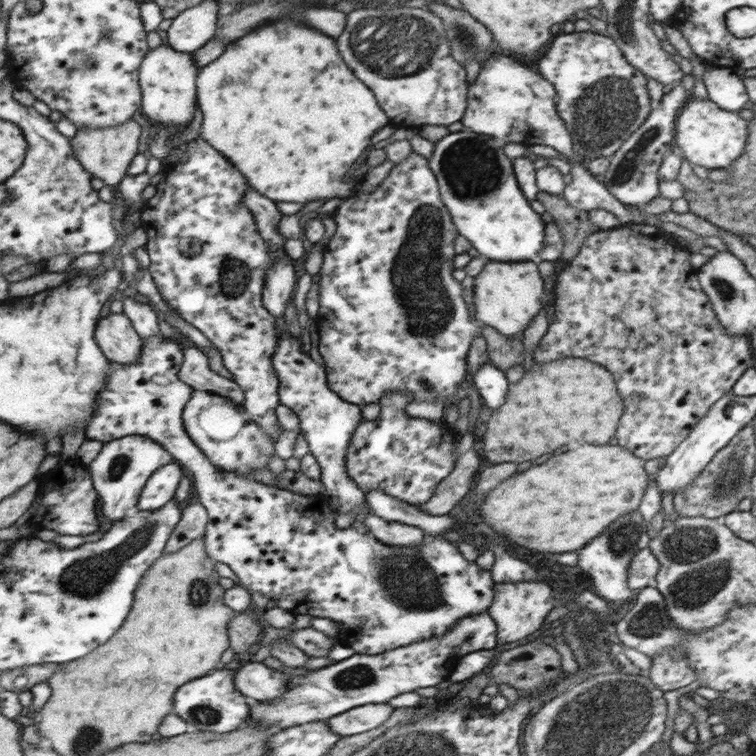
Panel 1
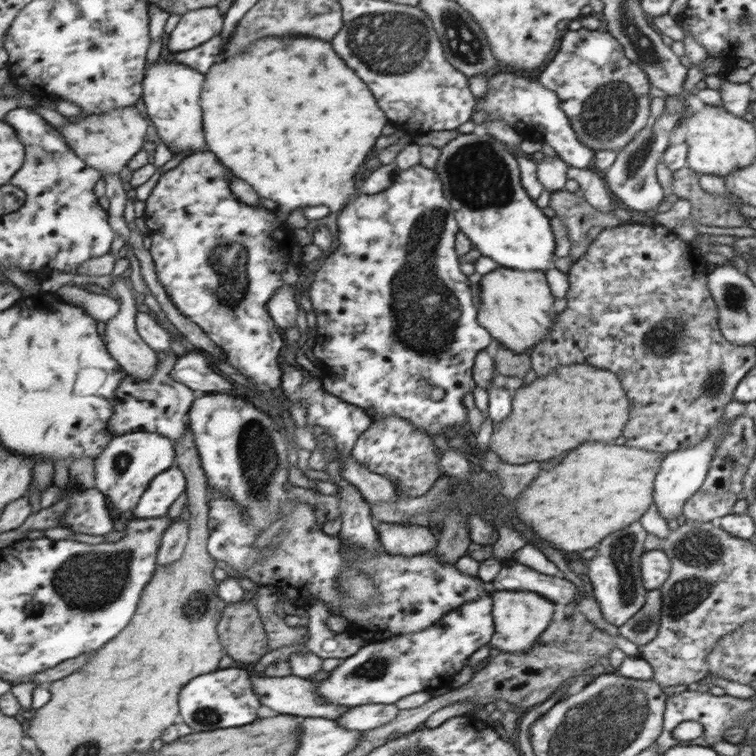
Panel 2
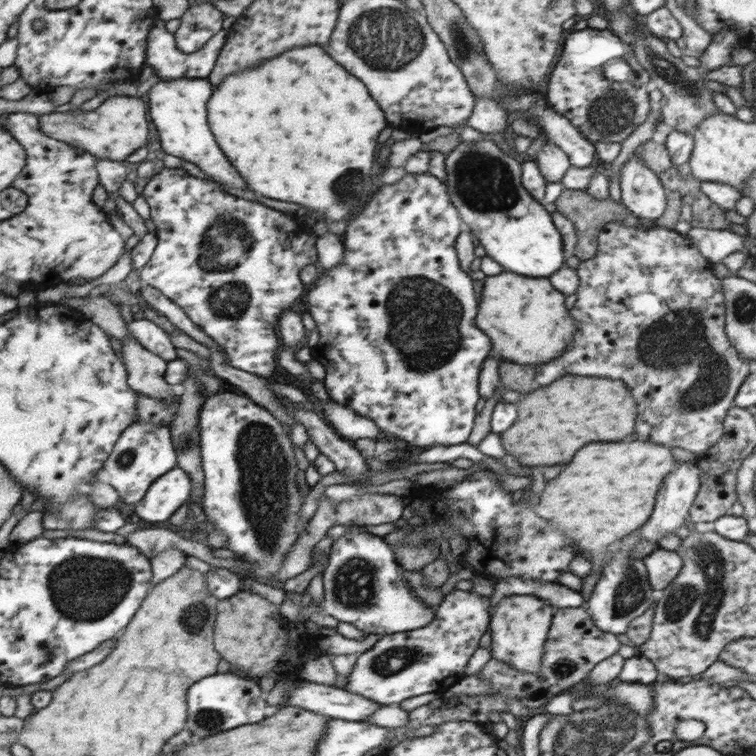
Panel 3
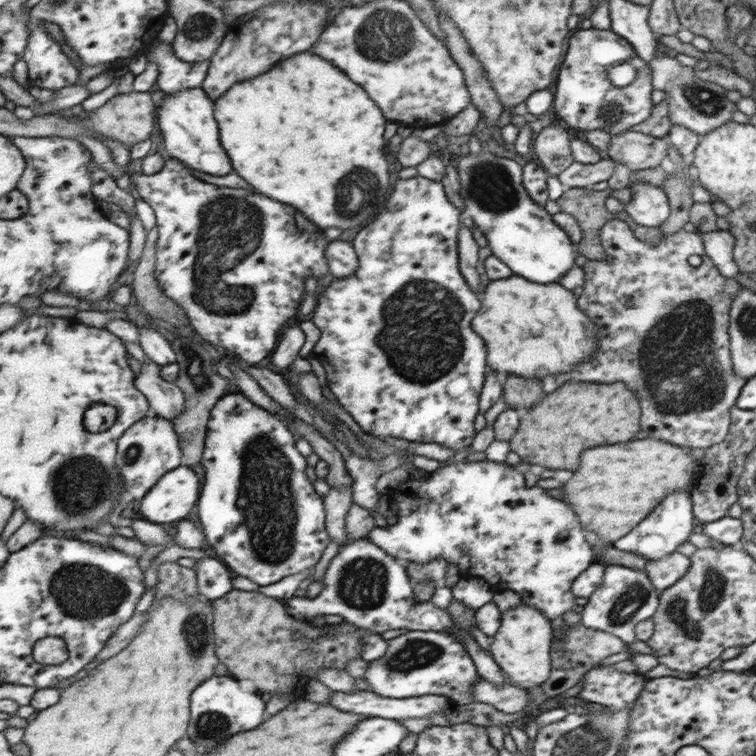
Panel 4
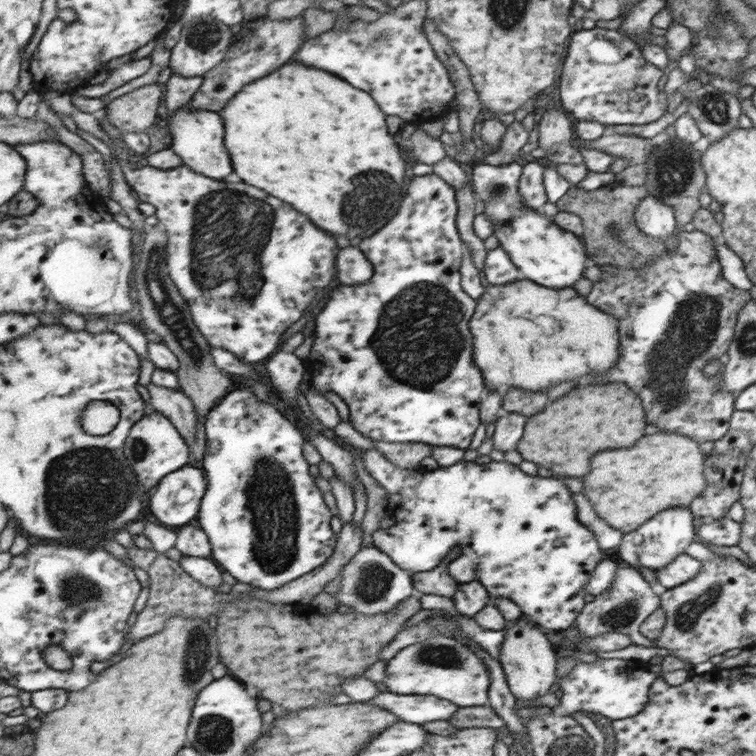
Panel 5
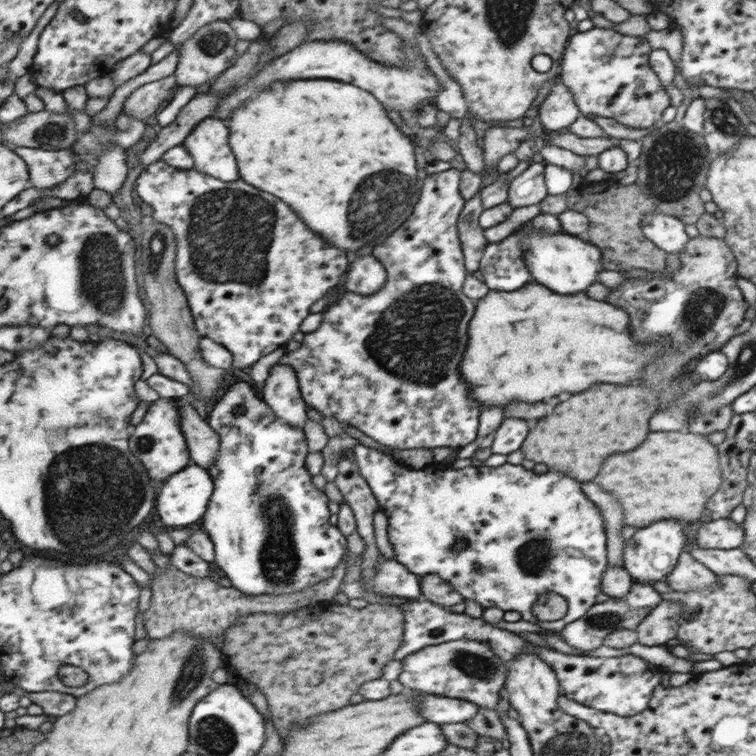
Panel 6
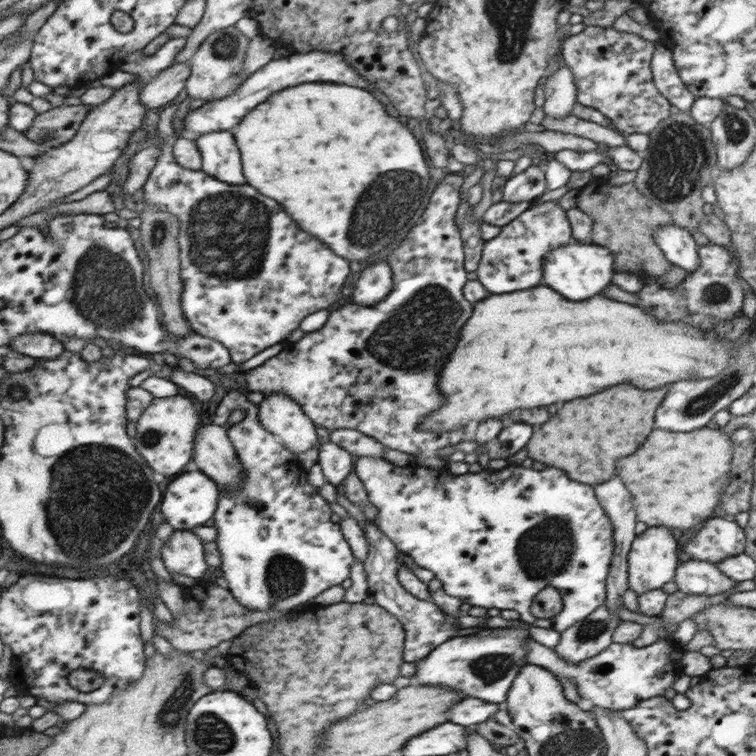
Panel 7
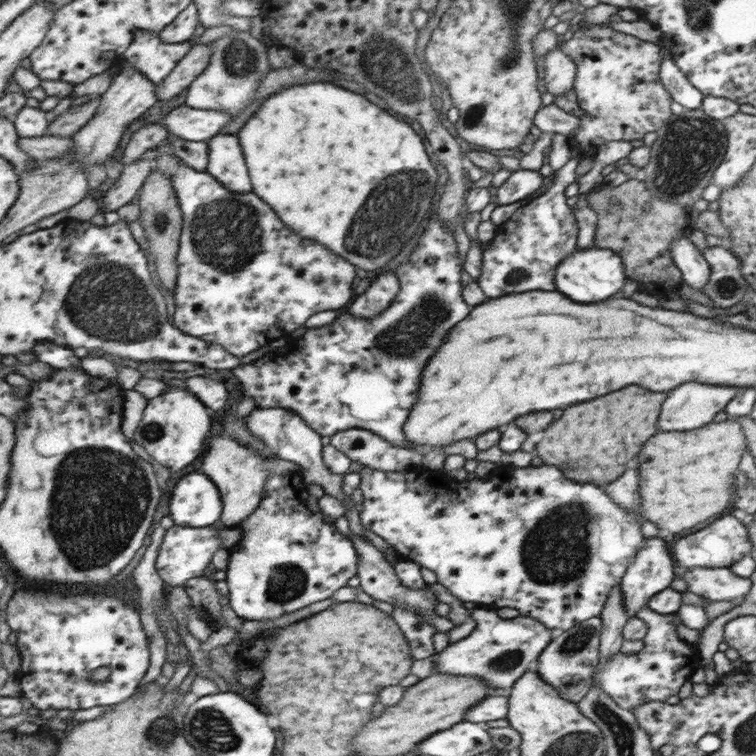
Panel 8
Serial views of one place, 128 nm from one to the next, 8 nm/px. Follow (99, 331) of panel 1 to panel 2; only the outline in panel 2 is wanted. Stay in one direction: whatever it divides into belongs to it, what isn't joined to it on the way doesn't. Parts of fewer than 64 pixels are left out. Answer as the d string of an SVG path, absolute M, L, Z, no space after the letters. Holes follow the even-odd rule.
M116 276L113 278L113 288L119 297L121 304L121 310L115 318L111 318L105 326L105 339L106 346L109 353L116 358L120 366L124 368L126 375L134 377L139 382L151 381L160 370L160 356L149 344L140 336L140 331L137 328L137 302L135 302L135 296L132 295L132 290L128 285L128 279L124 279L122 276Z

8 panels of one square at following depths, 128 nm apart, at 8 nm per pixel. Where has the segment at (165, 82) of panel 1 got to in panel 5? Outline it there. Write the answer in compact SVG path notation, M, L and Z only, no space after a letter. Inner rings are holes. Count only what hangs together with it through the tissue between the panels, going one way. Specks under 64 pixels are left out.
M186 103L183 108L173 112L167 119L169 137L172 139L171 147L183 158L184 167L218 181L233 172L229 154L223 144L224 128L218 113L209 112L209 110L193 110L193 108L189 110L189 104Z

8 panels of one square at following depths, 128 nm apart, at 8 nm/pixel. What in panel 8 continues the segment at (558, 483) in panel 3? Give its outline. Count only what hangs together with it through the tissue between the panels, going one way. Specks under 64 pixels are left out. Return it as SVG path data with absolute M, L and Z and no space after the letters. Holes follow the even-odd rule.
M735 420L708 422L699 429L683 432L659 432L649 446L645 446L645 454L639 458L639 494L641 494L641 510L643 518L649 518L657 528L665 528L667 532L681 532L685 528L693 528L697 524L708 525L717 514L721 514L735 492L735 472L745 452L745 436L741 426Z

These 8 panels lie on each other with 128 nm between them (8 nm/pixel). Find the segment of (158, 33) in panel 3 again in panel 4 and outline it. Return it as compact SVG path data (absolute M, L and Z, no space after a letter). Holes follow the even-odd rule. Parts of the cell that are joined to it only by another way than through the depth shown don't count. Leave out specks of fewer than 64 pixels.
M159 40L158 45L152 44L147 51L147 60L155 62L159 71L157 84L163 93L181 92L189 88L200 88L209 66L209 60L203 62L183 62L177 54L173 43L166 43Z

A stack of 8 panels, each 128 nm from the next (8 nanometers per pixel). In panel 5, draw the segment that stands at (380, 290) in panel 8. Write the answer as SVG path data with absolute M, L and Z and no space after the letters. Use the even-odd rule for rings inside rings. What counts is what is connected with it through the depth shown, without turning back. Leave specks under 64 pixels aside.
M341 248L336 257L337 278L341 285L357 286L371 278L371 263L358 248Z

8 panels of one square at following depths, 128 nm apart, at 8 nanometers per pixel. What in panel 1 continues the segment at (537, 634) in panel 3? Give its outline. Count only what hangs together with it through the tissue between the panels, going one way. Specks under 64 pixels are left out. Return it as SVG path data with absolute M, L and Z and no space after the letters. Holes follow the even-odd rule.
M529 580L529 582L497 582L495 596L486 612L495 620L496 638L502 644L517 642L535 632L537 628L541 628L543 618L549 614L551 608L553 608L551 586L545 584L545 581Z

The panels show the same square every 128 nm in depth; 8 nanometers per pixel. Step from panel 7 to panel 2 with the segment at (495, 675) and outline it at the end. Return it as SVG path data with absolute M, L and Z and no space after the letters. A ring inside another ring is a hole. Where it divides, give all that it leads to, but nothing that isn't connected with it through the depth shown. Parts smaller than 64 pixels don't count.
M483 595L483 597L479 597L473 601L464 602L464 604L461 604L461 606L451 609L450 612L441 616L440 621L425 627L423 630L389 637L388 639L383 639L382 641L367 642L366 645L359 648L359 650L357 650L353 656L348 656L347 658L342 659L341 664L339 664L335 670L332 670L326 679L315 682L315 691L317 691L317 693L319 693L319 697L321 697L321 699L325 699L327 703L343 705L347 708L359 706L361 704L394 704L394 702L397 702L399 698L403 698L403 696L409 696L409 694L415 694L415 692L426 691L429 693L431 690L433 690L433 688L449 686L453 675L457 674L457 672L459 672L465 666L467 663L467 658L469 658L469 656L471 656L475 650L489 647L488 642L492 640L493 631L494 625L492 623L492 598L490 596Z

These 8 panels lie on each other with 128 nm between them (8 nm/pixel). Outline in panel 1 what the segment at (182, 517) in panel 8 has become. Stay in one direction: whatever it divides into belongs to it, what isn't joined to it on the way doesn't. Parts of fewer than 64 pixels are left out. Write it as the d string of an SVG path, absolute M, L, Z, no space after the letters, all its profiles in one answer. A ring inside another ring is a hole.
M179 462L163 466L145 485L140 496L138 510L153 512L162 509L176 498L176 492L184 476L188 476Z

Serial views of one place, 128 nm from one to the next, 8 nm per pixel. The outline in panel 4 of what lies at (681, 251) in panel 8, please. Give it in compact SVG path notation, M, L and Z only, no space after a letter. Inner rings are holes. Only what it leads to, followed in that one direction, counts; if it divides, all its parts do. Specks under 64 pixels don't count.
M629 182L629 191L633 191L633 198L629 206L624 206L629 217L637 224L645 227L658 228L669 216L670 208L665 193L659 186L647 182Z

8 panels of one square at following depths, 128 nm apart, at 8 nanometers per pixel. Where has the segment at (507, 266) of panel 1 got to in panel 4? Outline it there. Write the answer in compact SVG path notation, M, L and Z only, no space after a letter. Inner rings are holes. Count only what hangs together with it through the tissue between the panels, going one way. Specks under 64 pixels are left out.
M512 274L509 278L484 281L480 292L483 294L481 314L473 318L473 330L485 338L485 350L489 350L487 366L497 374L513 374L519 378L545 378L551 374L563 374L591 360L595 348L601 342L597 325L577 306L573 293L559 286L559 283L537 284Z

